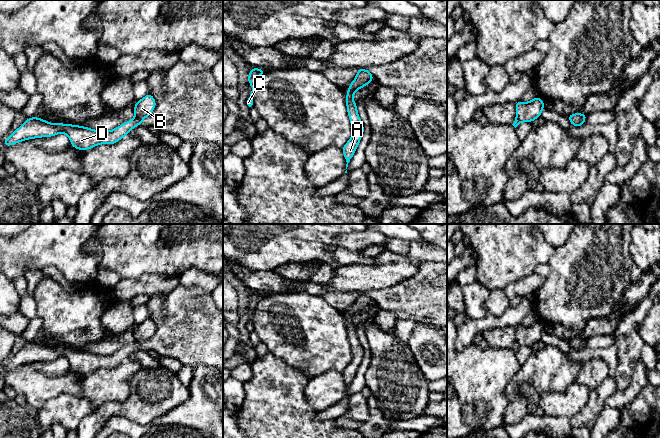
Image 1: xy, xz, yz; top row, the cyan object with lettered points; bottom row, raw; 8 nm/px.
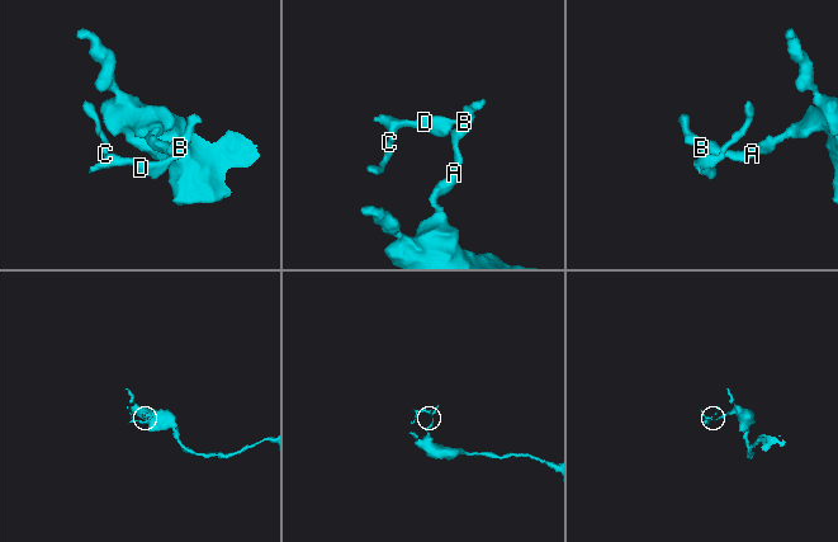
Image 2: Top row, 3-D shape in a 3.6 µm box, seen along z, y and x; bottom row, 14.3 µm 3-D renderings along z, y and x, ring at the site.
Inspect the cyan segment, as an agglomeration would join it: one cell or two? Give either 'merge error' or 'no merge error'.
merge error

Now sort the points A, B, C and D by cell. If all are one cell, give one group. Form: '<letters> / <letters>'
A B / C D

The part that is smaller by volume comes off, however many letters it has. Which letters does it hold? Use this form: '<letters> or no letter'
C, D

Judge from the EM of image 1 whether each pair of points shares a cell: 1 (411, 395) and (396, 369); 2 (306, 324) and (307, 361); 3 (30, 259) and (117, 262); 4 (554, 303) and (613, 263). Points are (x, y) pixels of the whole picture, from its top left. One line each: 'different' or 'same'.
1: same
2: same
3: different
4: same

